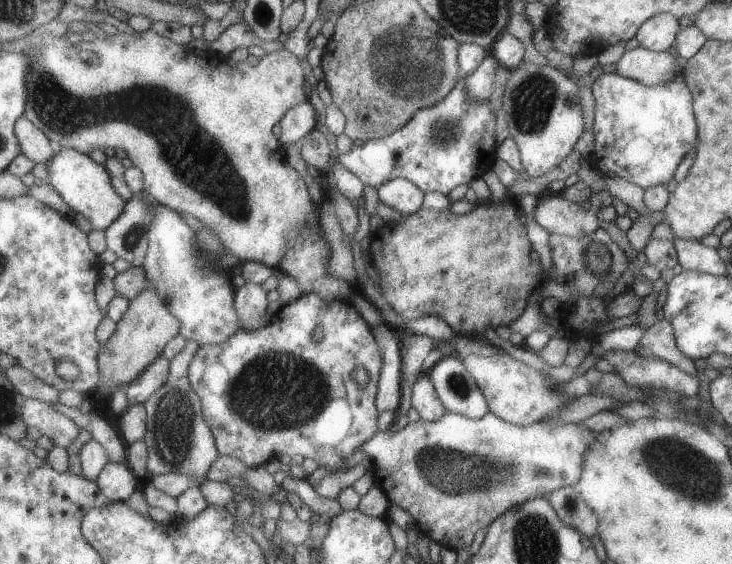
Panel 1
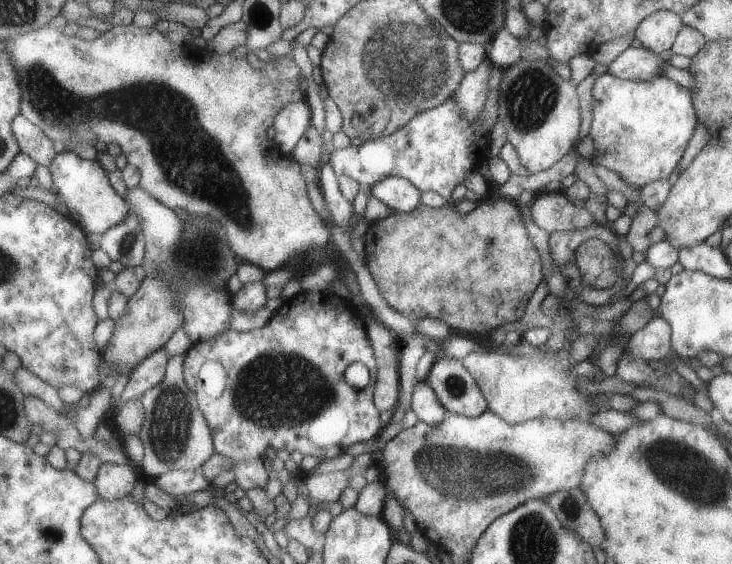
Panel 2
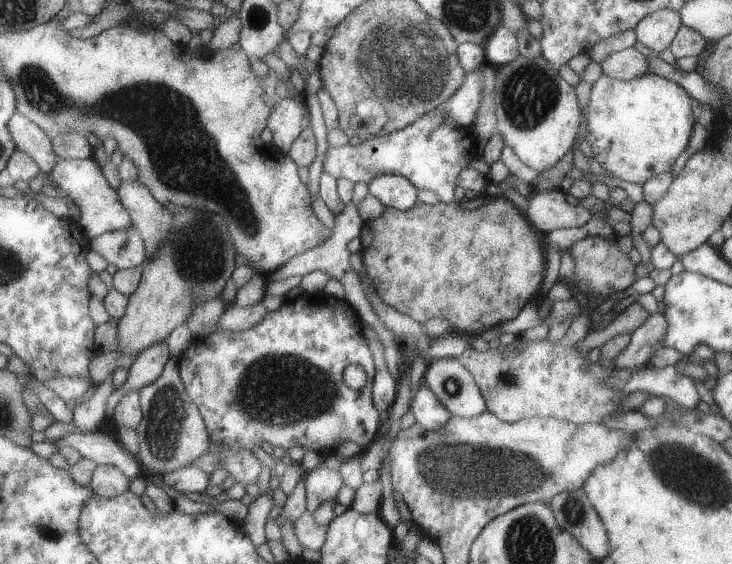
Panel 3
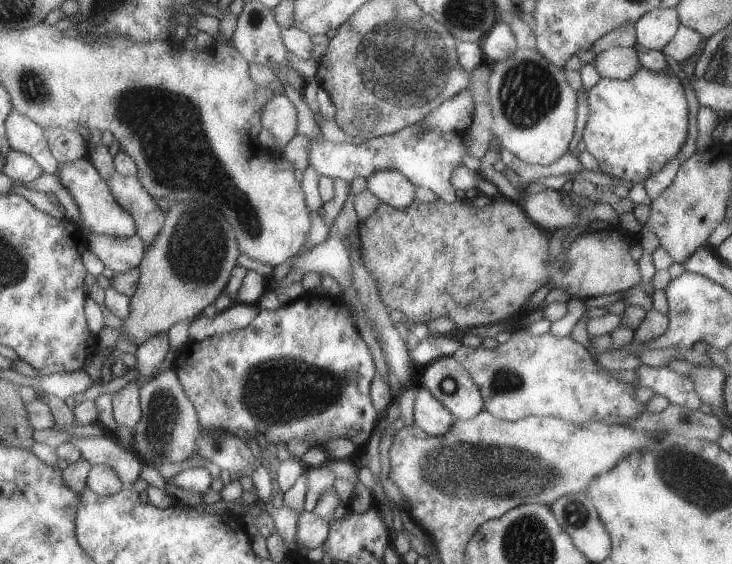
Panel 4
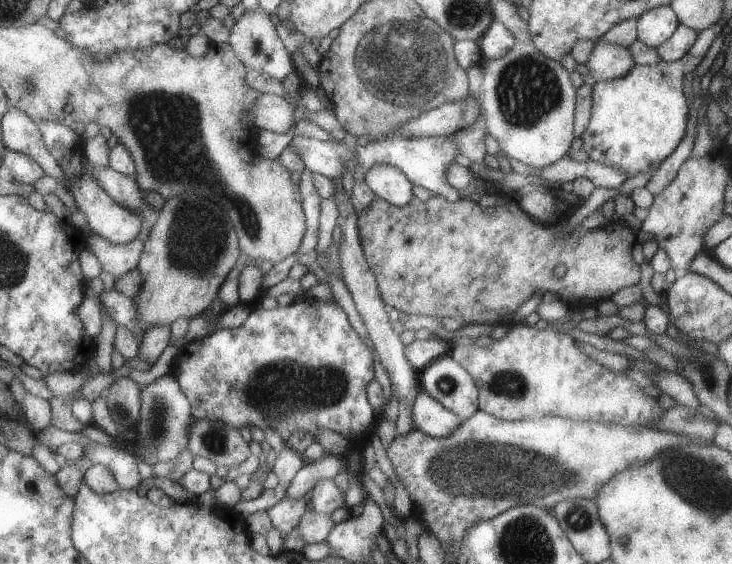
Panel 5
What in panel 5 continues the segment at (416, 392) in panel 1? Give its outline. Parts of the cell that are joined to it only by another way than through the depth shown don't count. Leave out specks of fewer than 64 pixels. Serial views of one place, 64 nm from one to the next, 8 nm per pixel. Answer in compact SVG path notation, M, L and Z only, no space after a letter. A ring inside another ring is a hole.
M420 390L411 408L414 428L433 438L451 436L464 422L424 390Z

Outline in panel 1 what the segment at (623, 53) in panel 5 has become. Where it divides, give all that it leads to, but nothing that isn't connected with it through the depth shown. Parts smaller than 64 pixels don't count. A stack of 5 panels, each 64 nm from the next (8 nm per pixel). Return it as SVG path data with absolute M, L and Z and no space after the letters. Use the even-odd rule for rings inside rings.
M638 46L628 49L618 62L616 73L647 86L678 80L682 68L676 66L669 51L650 51Z

